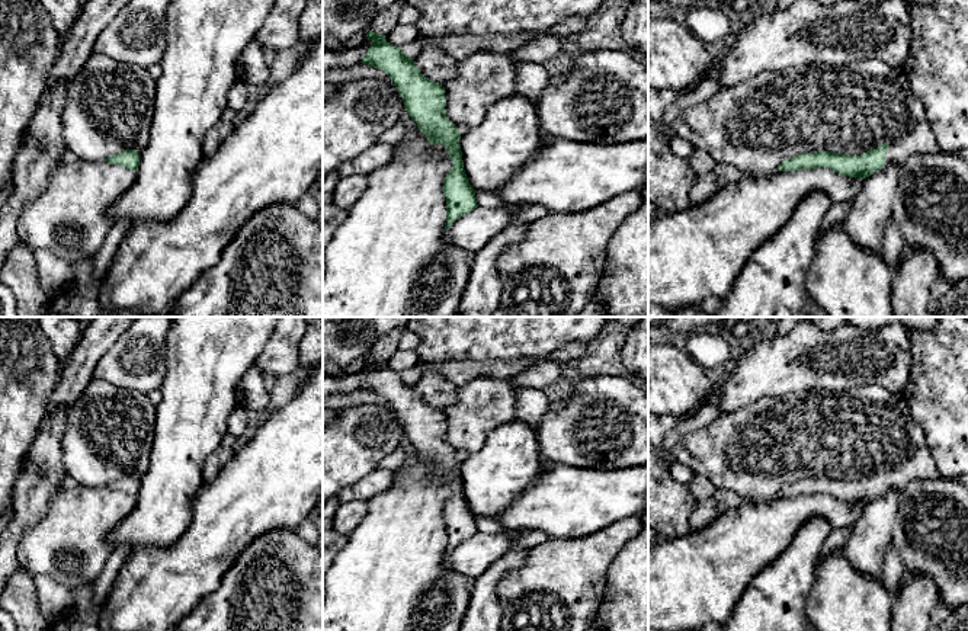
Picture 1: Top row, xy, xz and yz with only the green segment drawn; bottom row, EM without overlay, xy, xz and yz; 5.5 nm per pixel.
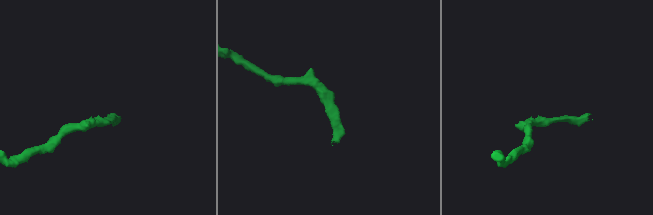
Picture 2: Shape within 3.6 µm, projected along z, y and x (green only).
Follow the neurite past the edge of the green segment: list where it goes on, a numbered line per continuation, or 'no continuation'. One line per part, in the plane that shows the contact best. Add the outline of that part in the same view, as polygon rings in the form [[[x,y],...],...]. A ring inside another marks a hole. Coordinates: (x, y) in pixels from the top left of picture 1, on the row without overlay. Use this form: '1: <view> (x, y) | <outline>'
1: yz (920, 465) | [[[923,446],[906,464],[888,473],[885,489],[903,491],[911,481],[939,477],[940,474],[927,446]]]

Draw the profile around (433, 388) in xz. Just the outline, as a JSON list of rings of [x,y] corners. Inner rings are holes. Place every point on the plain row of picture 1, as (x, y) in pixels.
[[[436,371],[422,374],[413,388],[426,404],[440,410],[458,398],[458,385]]]

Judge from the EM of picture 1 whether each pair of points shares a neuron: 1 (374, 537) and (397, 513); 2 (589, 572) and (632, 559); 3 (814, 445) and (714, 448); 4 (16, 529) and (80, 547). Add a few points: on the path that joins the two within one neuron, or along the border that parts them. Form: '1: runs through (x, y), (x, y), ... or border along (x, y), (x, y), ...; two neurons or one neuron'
1: runs through (380, 531), (391, 519); one neuron
2: border along (631, 540), (612, 561), (603, 592); two neurons
3: runs through (789, 445), (739, 448); one neuron
4: border along (48, 506), (18, 547), (21, 566); two neurons

